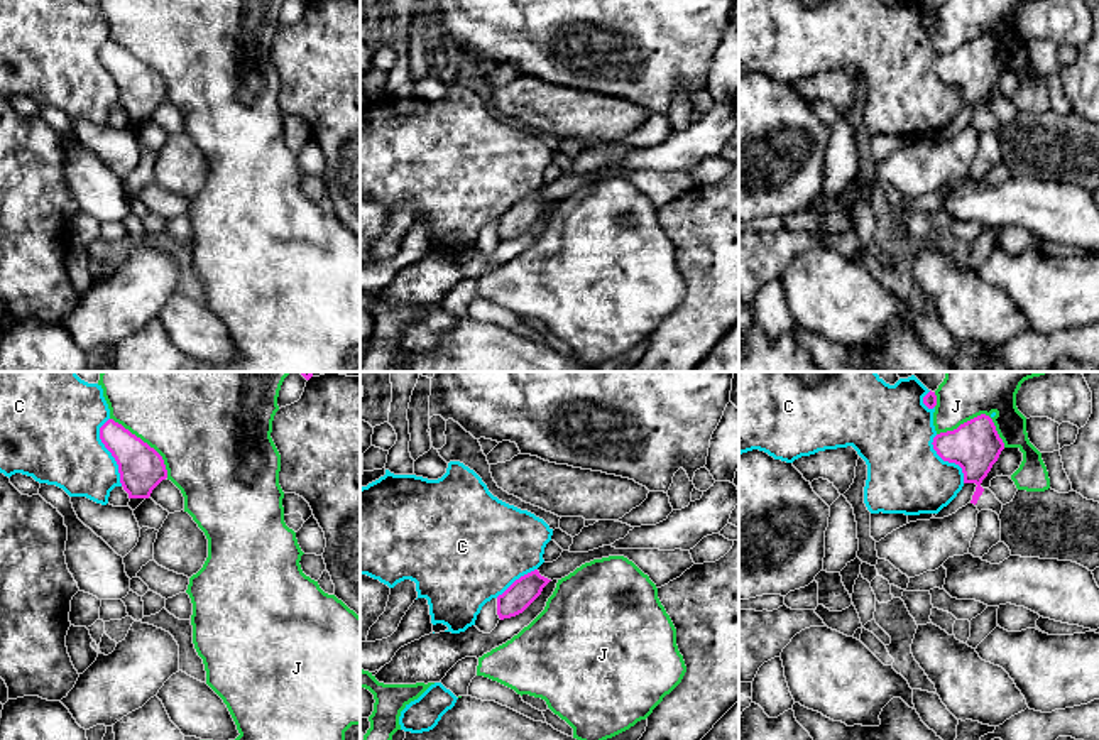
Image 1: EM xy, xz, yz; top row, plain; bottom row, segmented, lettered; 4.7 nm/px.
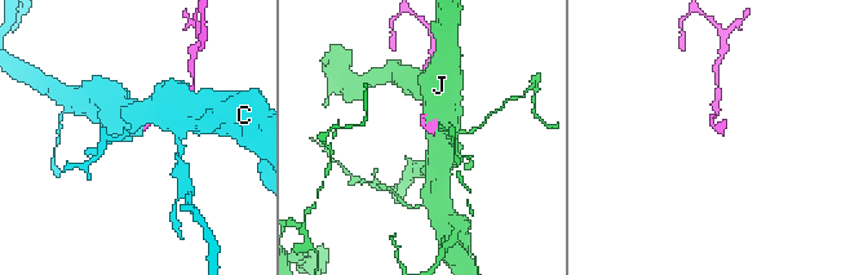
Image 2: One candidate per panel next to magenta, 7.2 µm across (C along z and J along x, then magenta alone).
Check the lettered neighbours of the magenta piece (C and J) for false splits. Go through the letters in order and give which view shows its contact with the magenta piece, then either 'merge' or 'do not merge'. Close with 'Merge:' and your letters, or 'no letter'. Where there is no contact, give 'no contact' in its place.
C: contact in xy; do not merge
J: contact in yz; do not merge
Merge: no letter

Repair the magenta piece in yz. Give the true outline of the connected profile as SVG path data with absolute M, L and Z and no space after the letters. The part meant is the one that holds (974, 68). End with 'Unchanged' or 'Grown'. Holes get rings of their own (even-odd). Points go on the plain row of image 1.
M981 35L954 52L937 56L932 66L943 83L955 84L962 90L964 105L977 106L971 125L974 125L979 133L992 132L999 137L1003 125L989 110L981 108L1004 71L1004 64L992 41Z. Grown

